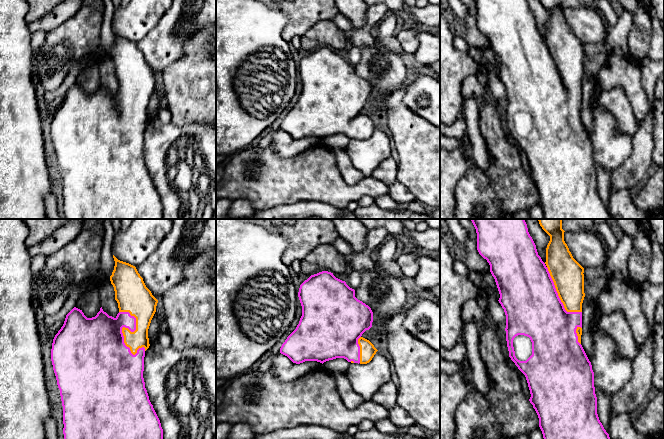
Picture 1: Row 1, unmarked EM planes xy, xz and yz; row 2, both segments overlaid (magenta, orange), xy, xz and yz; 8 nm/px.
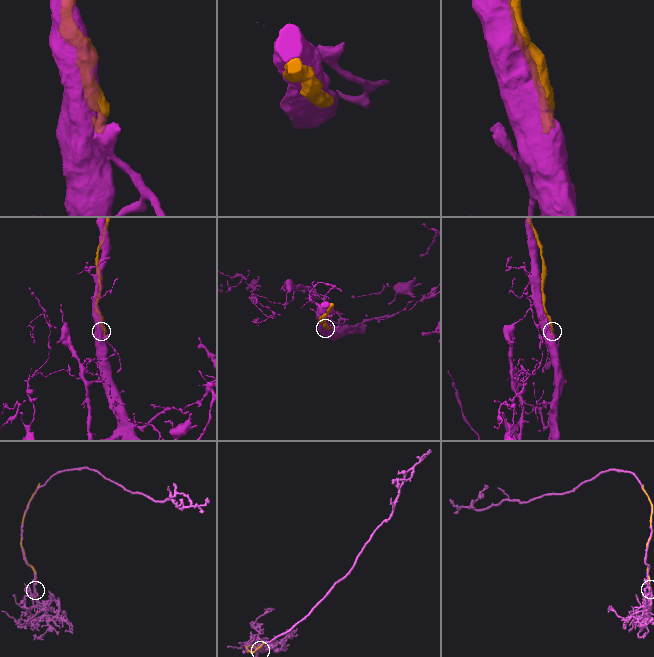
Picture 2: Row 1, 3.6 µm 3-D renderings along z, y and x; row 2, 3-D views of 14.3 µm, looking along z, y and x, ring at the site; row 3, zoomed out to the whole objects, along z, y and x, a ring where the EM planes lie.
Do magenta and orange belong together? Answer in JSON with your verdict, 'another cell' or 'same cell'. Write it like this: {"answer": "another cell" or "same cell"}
{"answer": "same cell"}

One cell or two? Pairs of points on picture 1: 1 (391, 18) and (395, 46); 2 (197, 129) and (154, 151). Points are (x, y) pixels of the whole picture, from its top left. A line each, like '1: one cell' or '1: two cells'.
1: one cell
2: one cell

